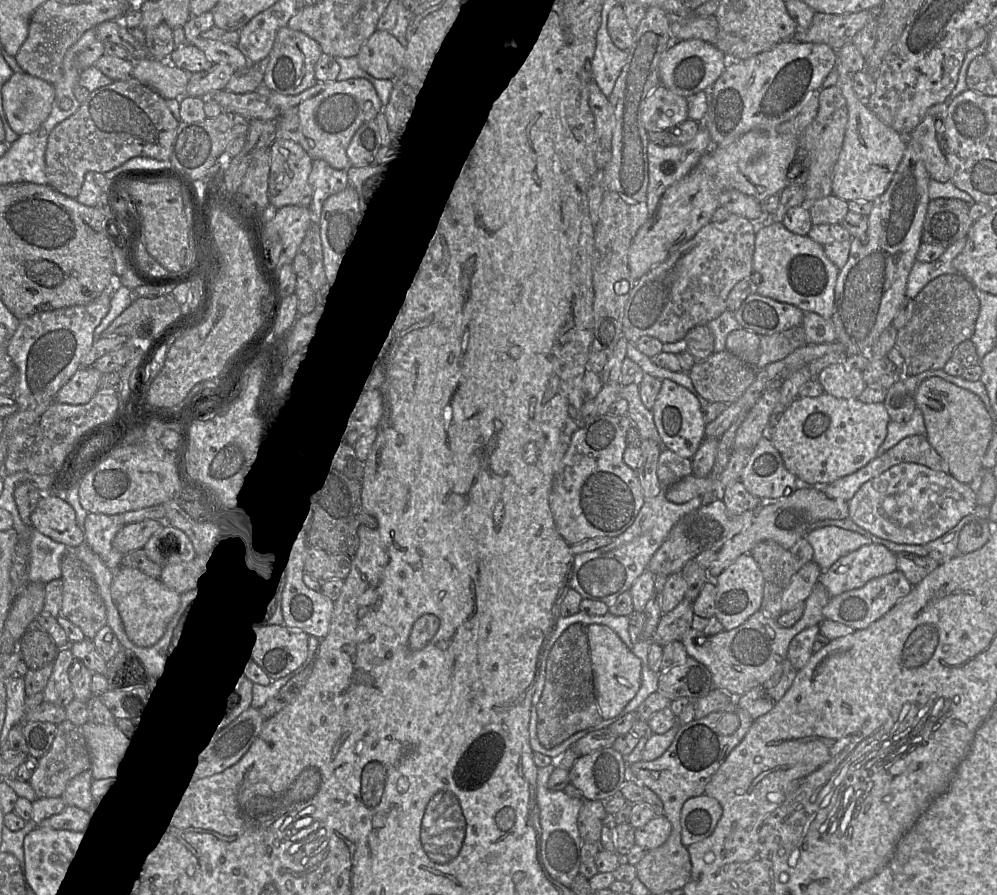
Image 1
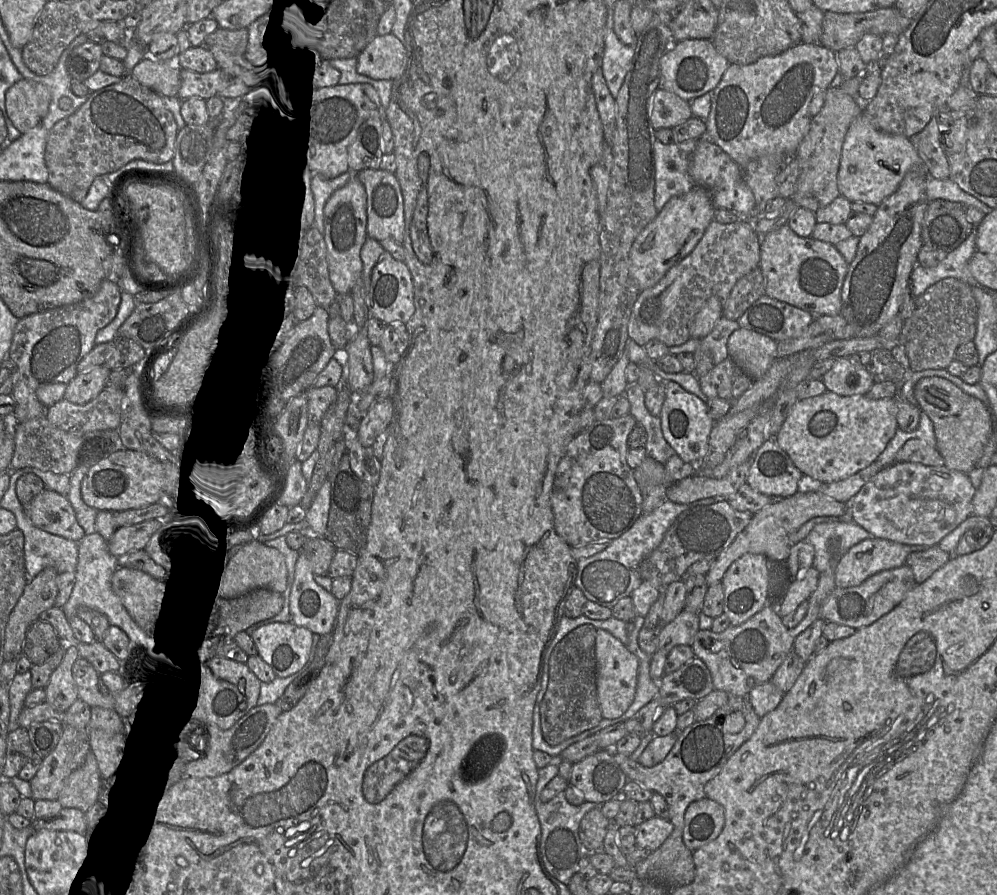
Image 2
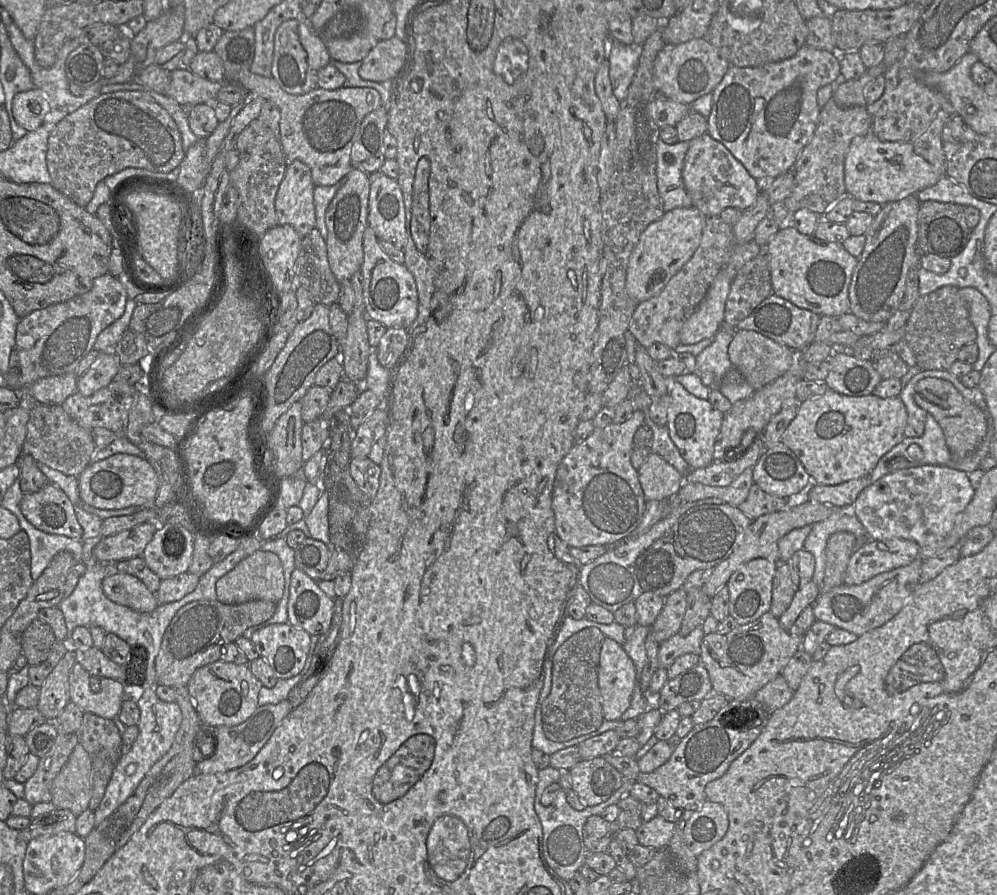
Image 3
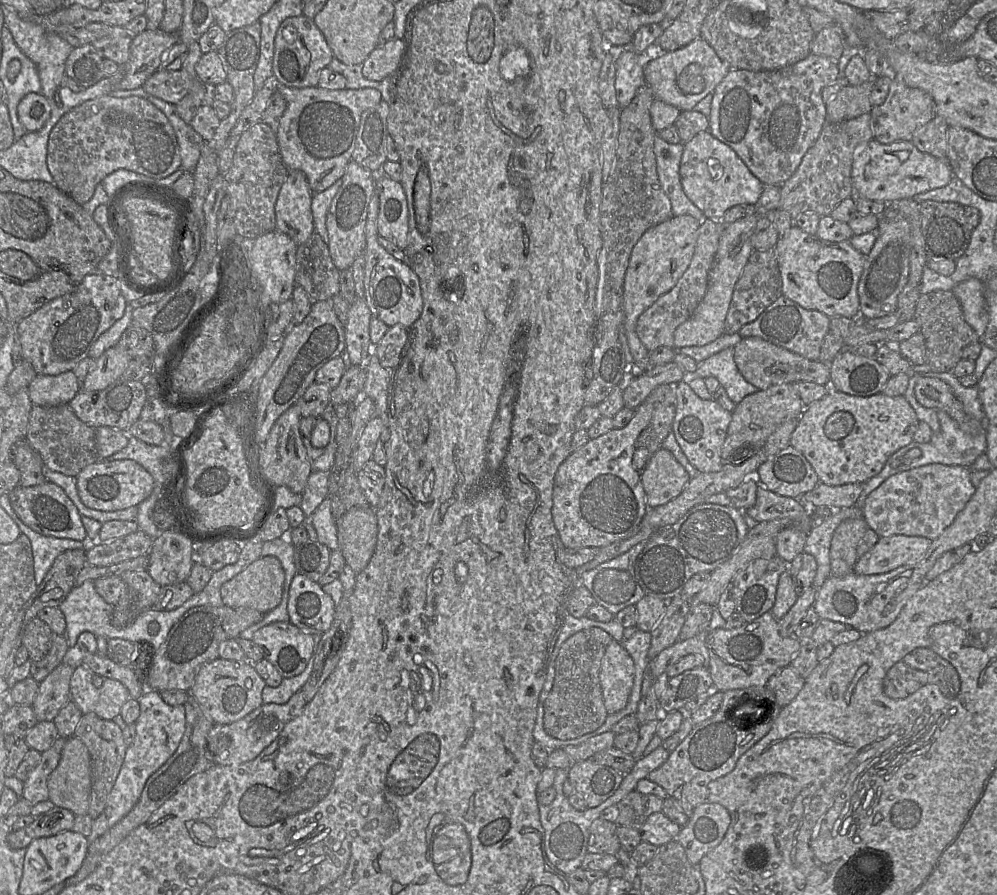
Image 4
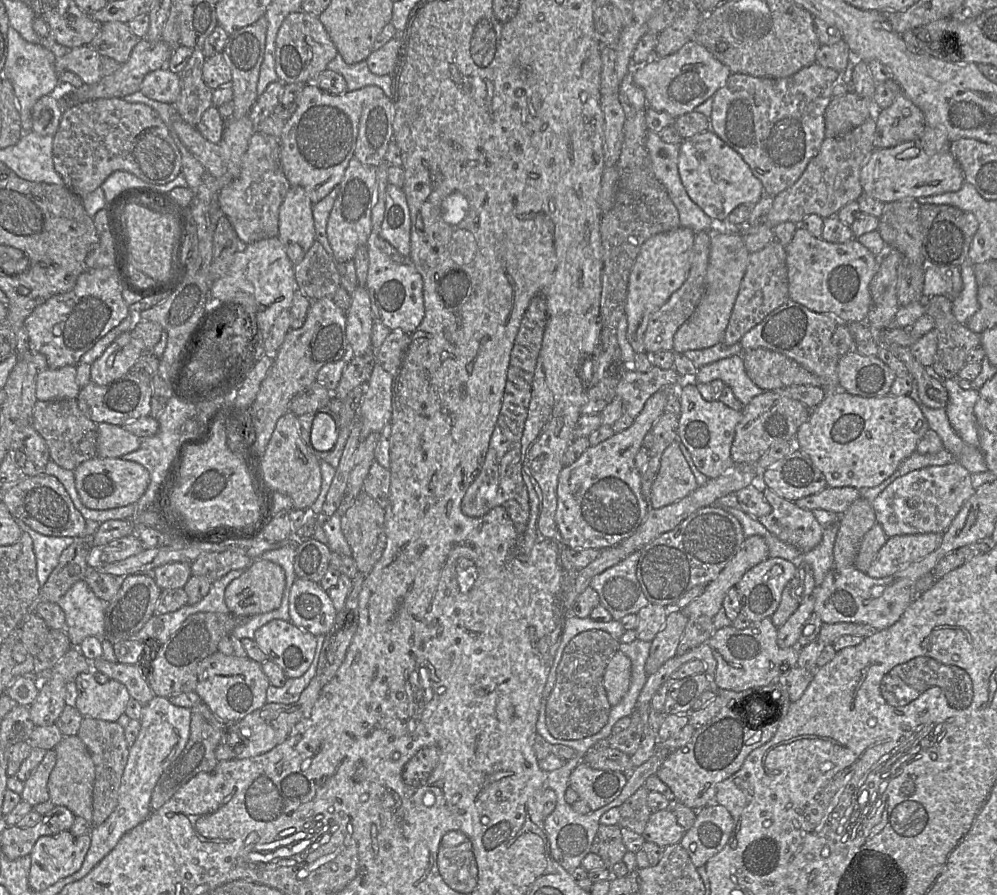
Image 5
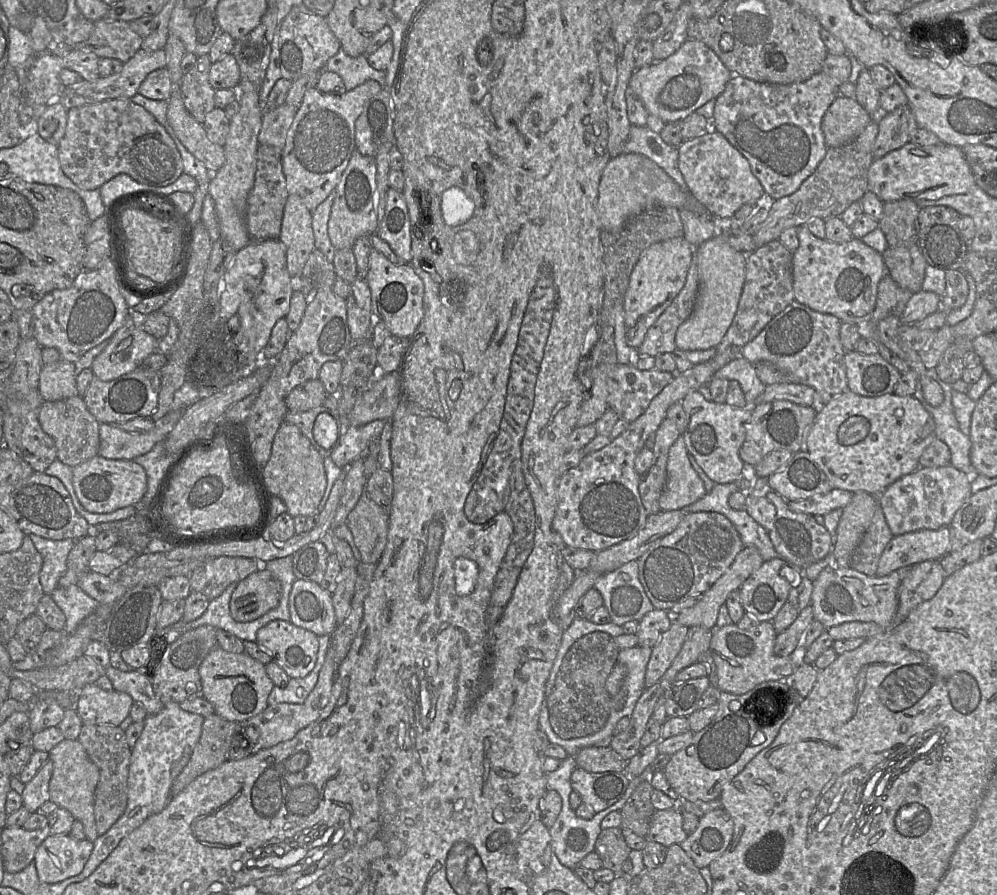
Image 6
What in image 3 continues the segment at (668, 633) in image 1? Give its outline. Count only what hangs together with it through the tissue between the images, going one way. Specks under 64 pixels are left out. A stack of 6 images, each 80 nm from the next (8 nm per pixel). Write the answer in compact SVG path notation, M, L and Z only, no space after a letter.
M697 627L687 636L677 633L662 642L658 650L658 667L668 669L678 657L684 654L700 655L704 635L702 627Z

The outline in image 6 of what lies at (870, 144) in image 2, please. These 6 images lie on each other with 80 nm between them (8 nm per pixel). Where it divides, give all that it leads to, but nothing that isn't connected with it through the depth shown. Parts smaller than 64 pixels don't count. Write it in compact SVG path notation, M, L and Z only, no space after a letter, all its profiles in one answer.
M908 142L873 160L868 169L867 191L874 193L884 203L901 199L938 200L968 193L974 186L977 185L973 173L961 148L943 143L922 146Z

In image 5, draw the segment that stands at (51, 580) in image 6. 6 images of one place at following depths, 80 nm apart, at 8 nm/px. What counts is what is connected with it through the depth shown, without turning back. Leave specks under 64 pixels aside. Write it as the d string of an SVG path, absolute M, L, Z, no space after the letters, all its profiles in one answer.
M16 519L22 532L27 533L33 541L33 550L36 557L36 572L40 586L44 585L59 562L59 557L64 549L75 542L74 537L55 537L40 534L22 520Z

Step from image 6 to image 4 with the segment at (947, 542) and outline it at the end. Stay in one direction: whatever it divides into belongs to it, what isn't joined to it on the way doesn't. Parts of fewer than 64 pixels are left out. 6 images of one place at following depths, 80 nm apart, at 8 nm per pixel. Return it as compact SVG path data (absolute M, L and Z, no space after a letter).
M920 536L880 537L868 552L857 559L853 572L859 575L883 574L914 564L923 558L931 543L930 539Z

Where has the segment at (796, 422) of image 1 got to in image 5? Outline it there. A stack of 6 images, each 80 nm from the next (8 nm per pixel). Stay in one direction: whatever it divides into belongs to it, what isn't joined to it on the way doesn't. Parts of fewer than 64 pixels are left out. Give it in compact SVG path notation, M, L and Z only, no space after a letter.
M838 390L827 394L824 400L811 410L809 419L797 431L795 445L809 456L824 475L827 486L831 488L853 487L861 490L877 487L892 476L905 459L916 452L918 442L929 430L927 419L909 395L864 398Z

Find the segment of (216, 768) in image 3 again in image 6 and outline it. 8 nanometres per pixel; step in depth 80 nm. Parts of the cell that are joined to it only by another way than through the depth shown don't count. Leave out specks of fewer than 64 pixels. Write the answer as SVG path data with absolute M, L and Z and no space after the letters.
M330 637L330 645L327 650L324 664L319 672L317 683L306 700L301 704L287 702L278 703L275 705L268 704L262 712L248 719L249 725L255 726L259 731L259 737L253 745L255 753L259 750L267 749L277 745L278 743L292 739L298 731L318 719L321 711L329 702L339 665L340 664L337 664L336 662L336 652L332 648Z

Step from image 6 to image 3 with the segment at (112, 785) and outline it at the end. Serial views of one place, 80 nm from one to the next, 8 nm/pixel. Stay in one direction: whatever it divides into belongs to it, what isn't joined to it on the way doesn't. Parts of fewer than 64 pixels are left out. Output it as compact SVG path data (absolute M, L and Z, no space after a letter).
M84 713L76 734L79 743L92 760L92 793L89 809L95 811L103 799L125 746L114 721L93 713Z

